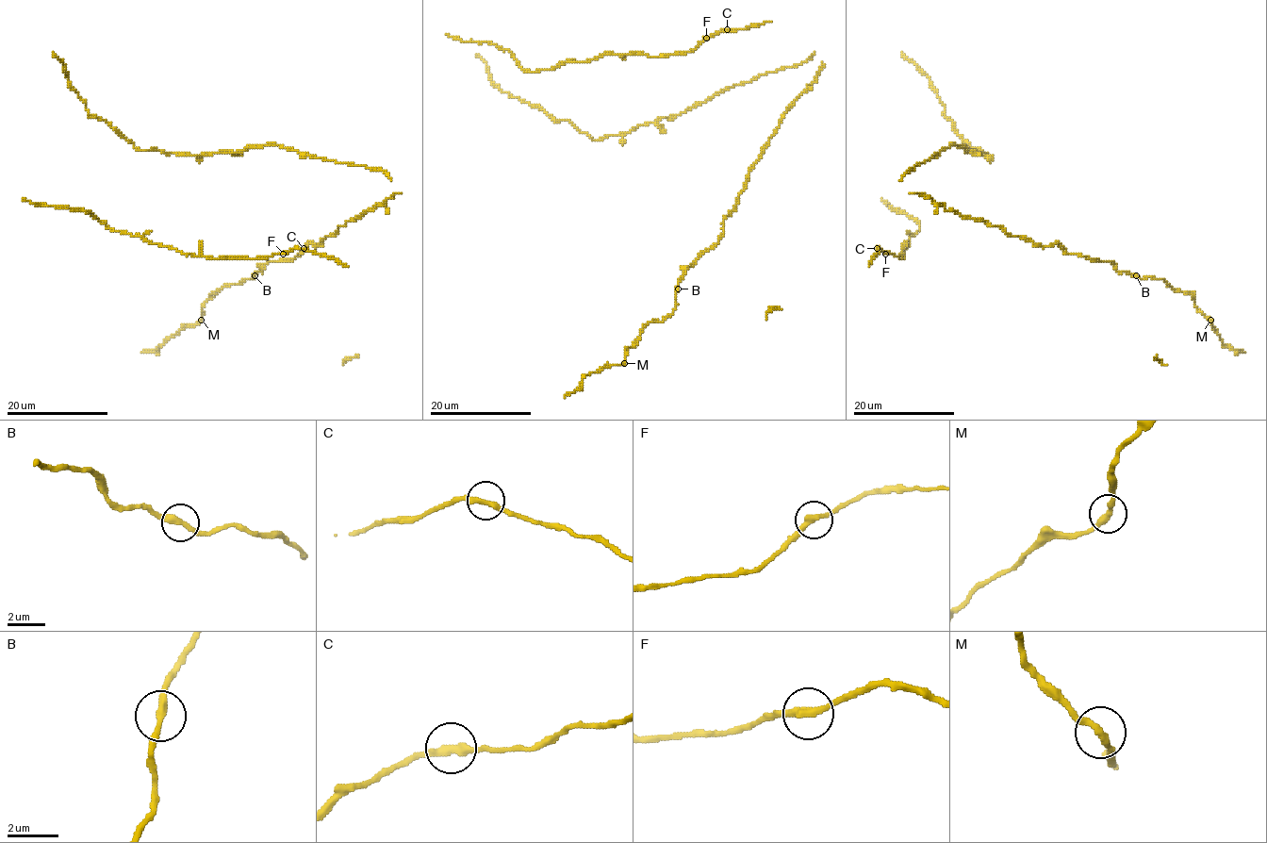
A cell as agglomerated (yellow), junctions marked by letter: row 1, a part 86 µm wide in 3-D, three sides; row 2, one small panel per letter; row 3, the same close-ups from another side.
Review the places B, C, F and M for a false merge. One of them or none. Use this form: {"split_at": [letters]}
{"split_at": []}

